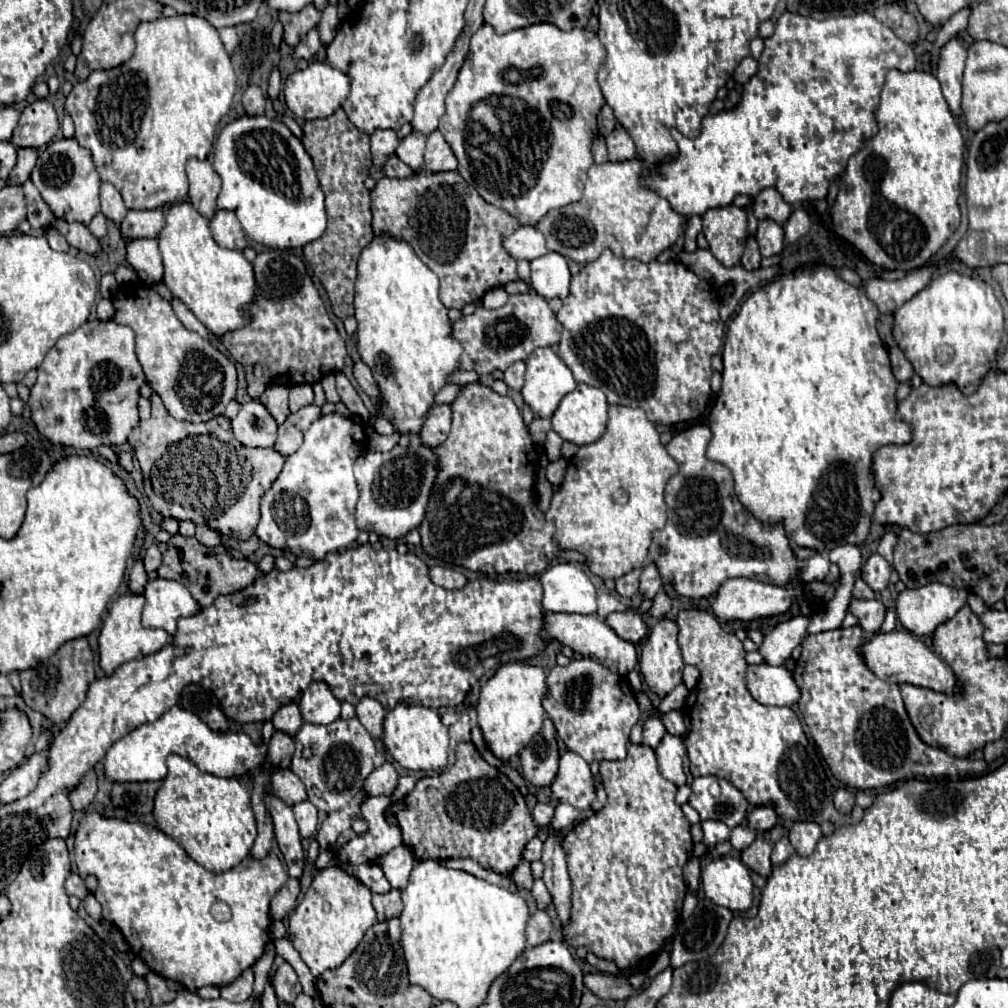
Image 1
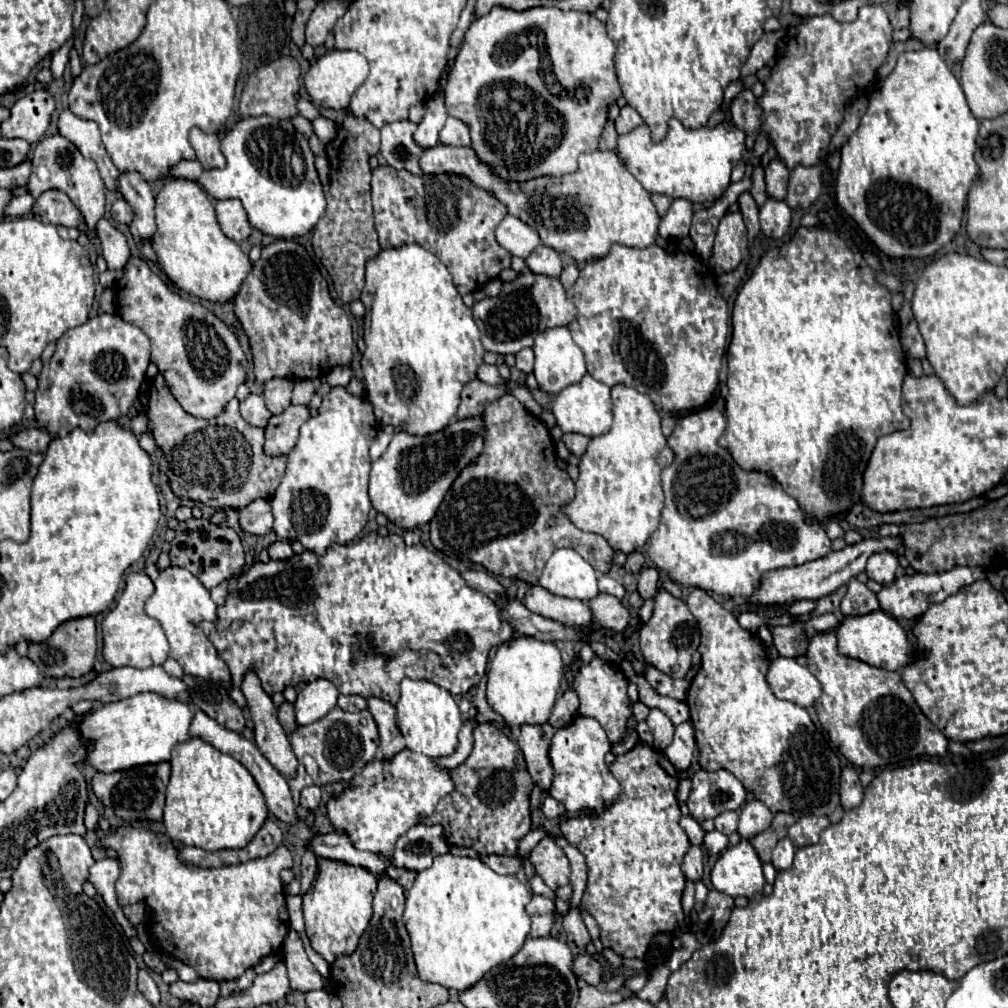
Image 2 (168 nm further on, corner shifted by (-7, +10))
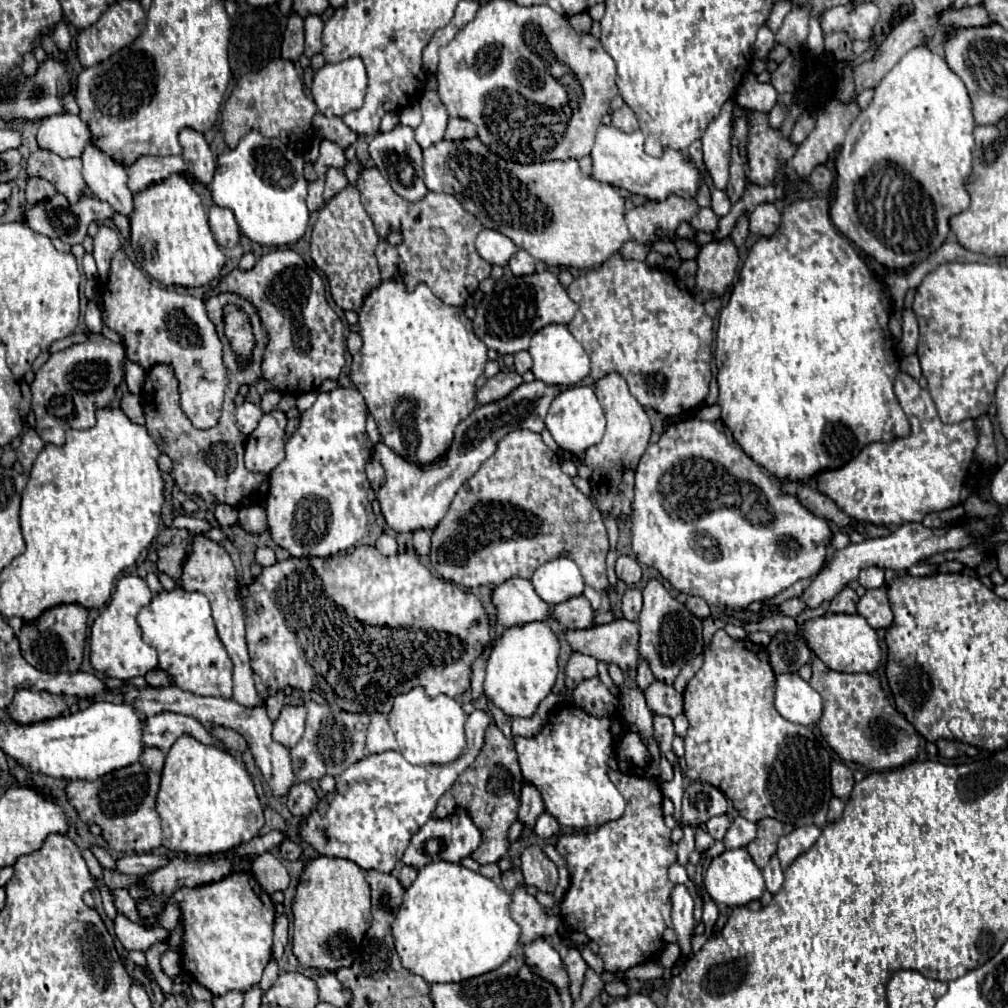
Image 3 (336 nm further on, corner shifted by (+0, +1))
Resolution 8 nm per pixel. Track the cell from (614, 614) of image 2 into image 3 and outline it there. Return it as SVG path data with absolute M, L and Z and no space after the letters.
M584 595L572 597L572 601L564 601L564 605L556 605L552 609L552 619L556 619L564 629L594 627L594 611Z

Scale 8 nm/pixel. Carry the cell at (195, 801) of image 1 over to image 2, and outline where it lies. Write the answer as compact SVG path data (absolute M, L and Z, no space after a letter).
M199 738L177 744L169 762L171 778L167 784L163 824L171 842L211 852L247 846L269 816L265 796L249 770L233 756L219 752Z

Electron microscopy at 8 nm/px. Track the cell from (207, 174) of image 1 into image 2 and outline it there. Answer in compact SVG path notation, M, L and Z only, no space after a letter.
M193 128L189 134L189 142L197 152L197 160L205 168L223 168L225 166L225 156L219 150L217 134L207 134L199 128Z

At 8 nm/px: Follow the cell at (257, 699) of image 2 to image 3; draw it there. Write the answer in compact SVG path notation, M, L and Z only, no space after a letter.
M196 535L196 549L192 549L192 557L188 557L188 565L184 565L184 577L180 579L180 587L188 591L204 593L212 605L212 617L218 629L218 637L224 643L228 657L234 665L232 699L244 707L260 707L262 699L256 693L256 685L252 677L250 657L248 657L246 639L244 639L244 611L236 595L236 571L234 571L230 555L216 541L210 541L204 535Z

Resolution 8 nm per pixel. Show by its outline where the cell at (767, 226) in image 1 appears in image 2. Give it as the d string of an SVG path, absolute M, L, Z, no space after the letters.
M767 198L767 202L759 210L761 232L771 238L781 238L791 224L791 208L783 200Z

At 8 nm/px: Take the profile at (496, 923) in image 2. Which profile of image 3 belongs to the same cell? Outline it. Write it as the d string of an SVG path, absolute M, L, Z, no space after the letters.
M430 863L418 871L416 881L406 889L402 907L392 923L396 951L404 969L420 975L426 983L458 983L498 969L518 947L520 927L510 917L512 895L502 891L492 879L482 877L456 863Z

